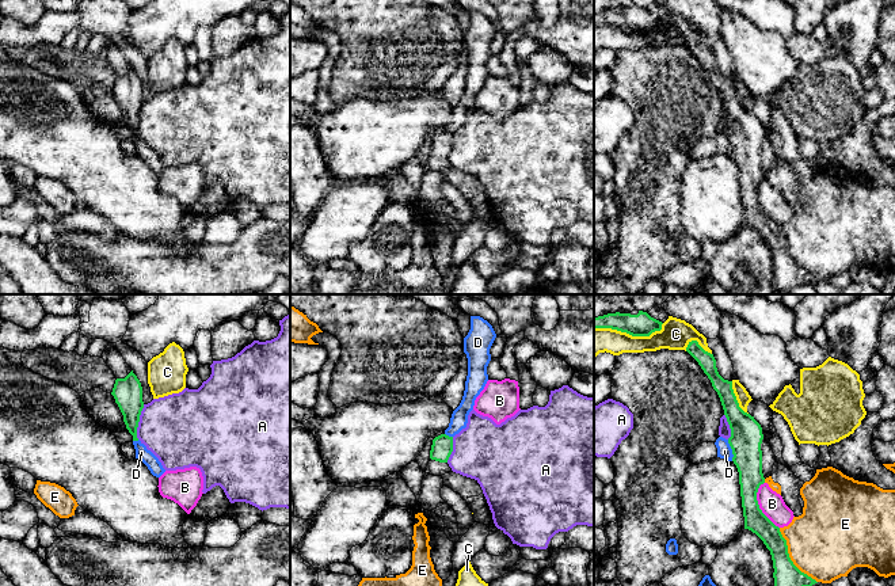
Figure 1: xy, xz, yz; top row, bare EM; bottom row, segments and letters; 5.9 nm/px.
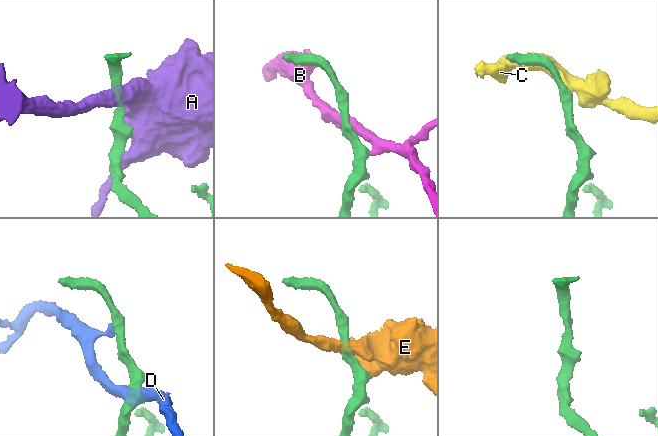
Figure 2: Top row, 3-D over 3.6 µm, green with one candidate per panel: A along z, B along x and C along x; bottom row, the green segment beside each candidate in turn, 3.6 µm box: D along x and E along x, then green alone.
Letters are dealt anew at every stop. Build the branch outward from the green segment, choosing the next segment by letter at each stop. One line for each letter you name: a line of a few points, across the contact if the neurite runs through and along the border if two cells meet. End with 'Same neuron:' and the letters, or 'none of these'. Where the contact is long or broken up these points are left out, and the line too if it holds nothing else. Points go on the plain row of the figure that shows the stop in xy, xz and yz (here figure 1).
Same neuron: none of these

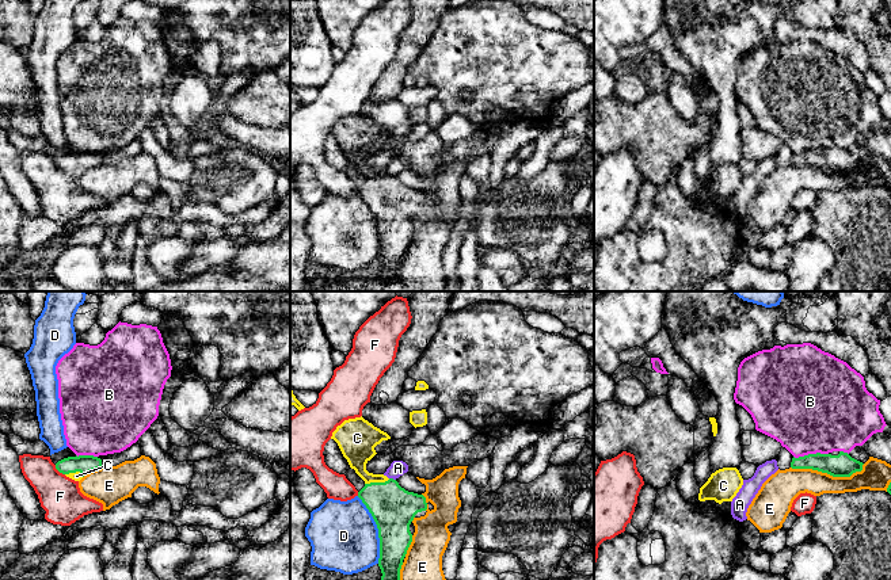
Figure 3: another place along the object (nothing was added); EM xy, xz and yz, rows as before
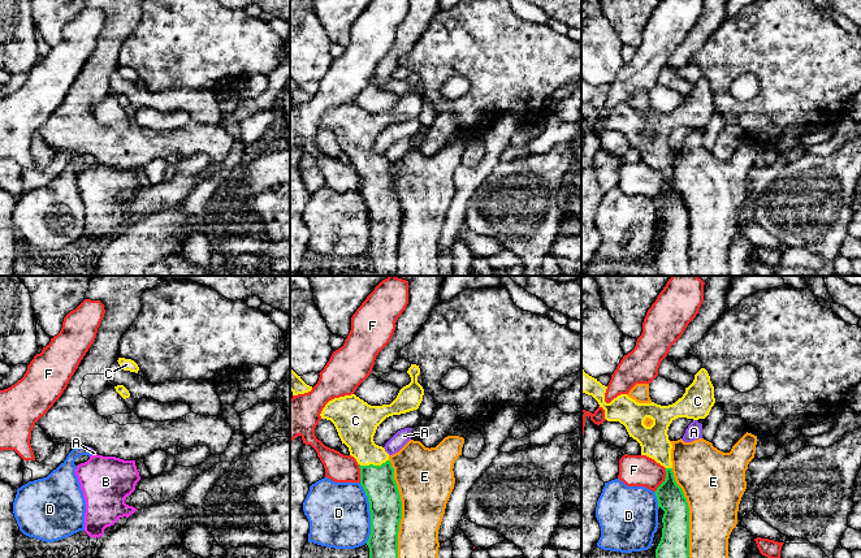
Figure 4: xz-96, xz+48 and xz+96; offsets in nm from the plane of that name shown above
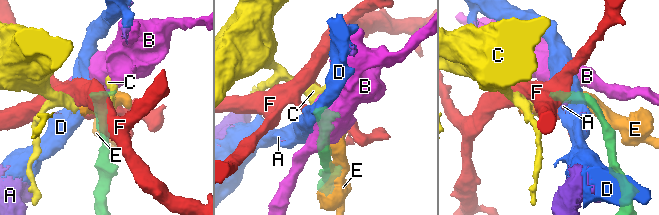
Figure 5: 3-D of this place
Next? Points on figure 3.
C: Line: xz (392, 203), (380, 190), (377, 179), (361, 167), (357, 142)
Same neuron: C

